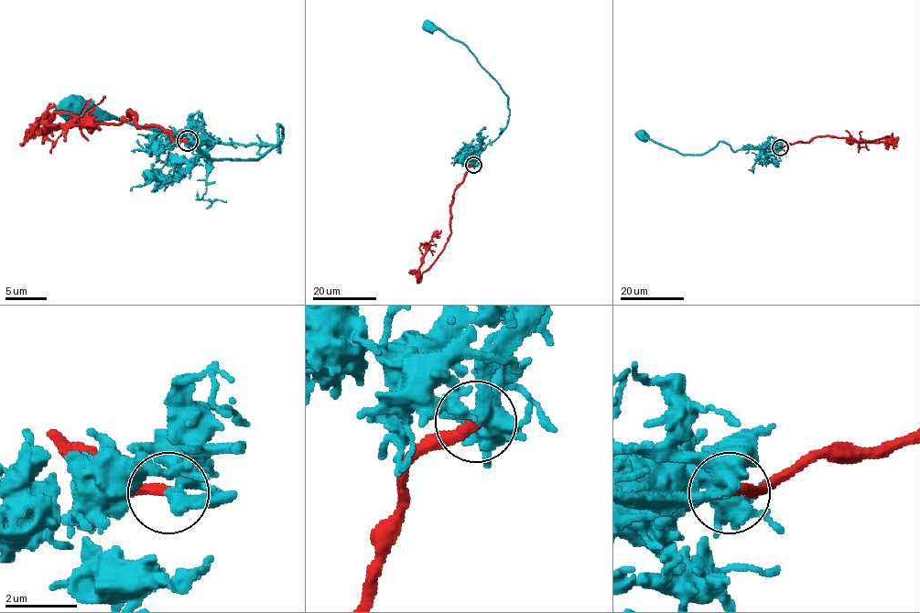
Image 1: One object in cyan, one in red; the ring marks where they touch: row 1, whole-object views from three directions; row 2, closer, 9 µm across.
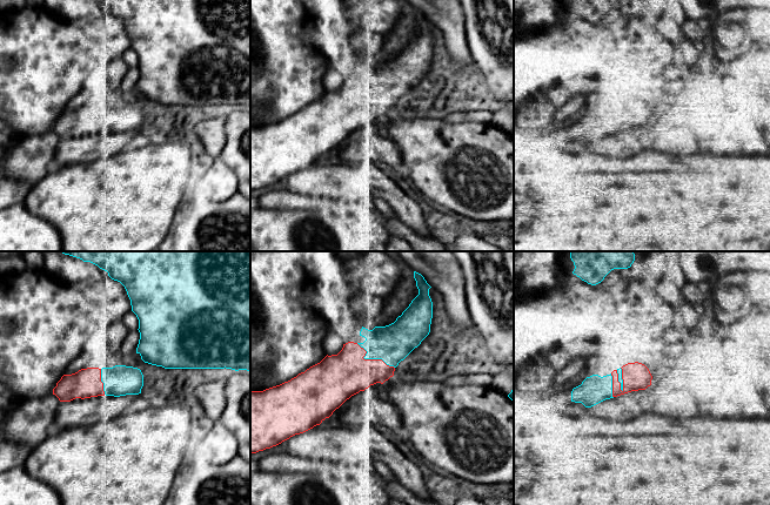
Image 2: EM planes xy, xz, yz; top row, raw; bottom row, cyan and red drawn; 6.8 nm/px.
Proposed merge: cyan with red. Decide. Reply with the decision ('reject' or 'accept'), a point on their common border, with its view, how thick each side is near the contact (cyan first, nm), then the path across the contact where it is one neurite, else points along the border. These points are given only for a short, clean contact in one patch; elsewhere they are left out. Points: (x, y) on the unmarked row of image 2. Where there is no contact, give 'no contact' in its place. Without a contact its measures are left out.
accept; meets cyan in xz at (372, 95); 260 nm thick on the cyan side, 300 nm on the other

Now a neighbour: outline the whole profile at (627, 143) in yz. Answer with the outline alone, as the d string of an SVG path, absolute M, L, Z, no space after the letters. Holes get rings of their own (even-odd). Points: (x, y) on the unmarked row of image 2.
M645 127L605 136L590 144L590 150L615 159L627 159L650 149L652 149L652 134Z

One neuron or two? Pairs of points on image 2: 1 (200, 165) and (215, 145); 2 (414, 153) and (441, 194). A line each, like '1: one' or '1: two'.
1: two
2: one

